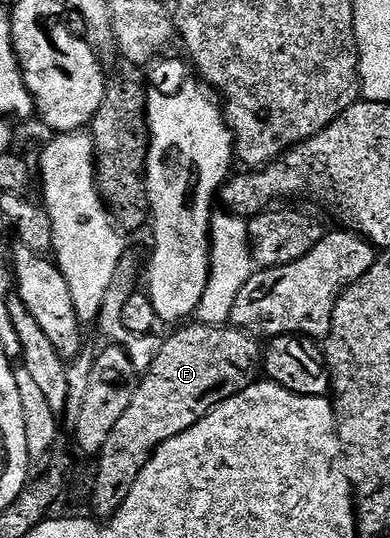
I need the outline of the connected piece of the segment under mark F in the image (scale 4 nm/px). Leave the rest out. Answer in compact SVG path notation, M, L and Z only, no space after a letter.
M187 323L172 333L175 334L164 340L157 359L153 360L153 365L140 376L139 386L135 388L135 394L125 410L125 415L121 415L117 427L113 427L105 447L97 455L99 470L95 473L95 491L91 495L91 505L95 508L96 518L114 517L115 512L125 503L125 499L129 499L129 491L133 491L133 483L137 483L145 463L151 461L152 455L166 441L189 431L189 427L208 417L221 403L233 399L233 395L241 395L241 391L256 384L263 373L264 346L260 338L246 333L243 329L236 329L227 323L222 325Z

